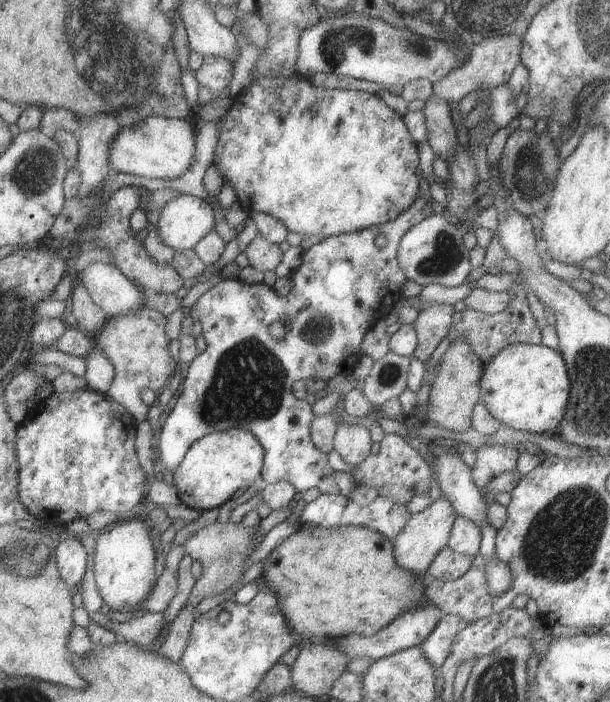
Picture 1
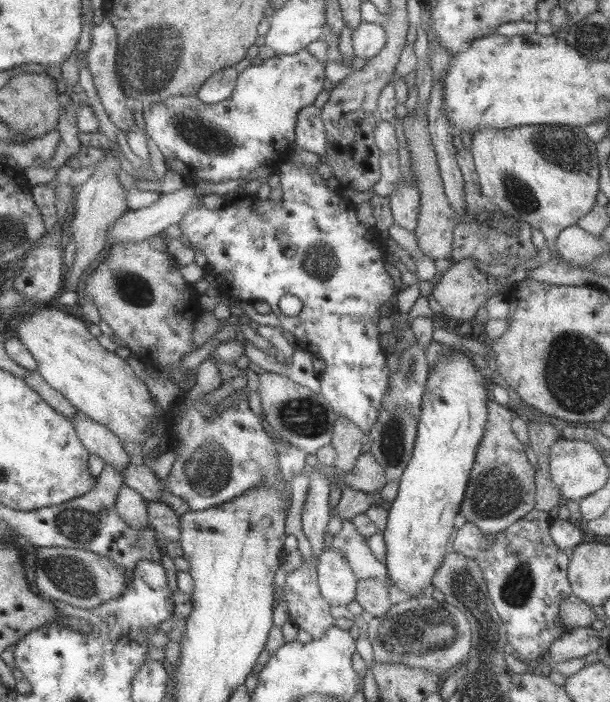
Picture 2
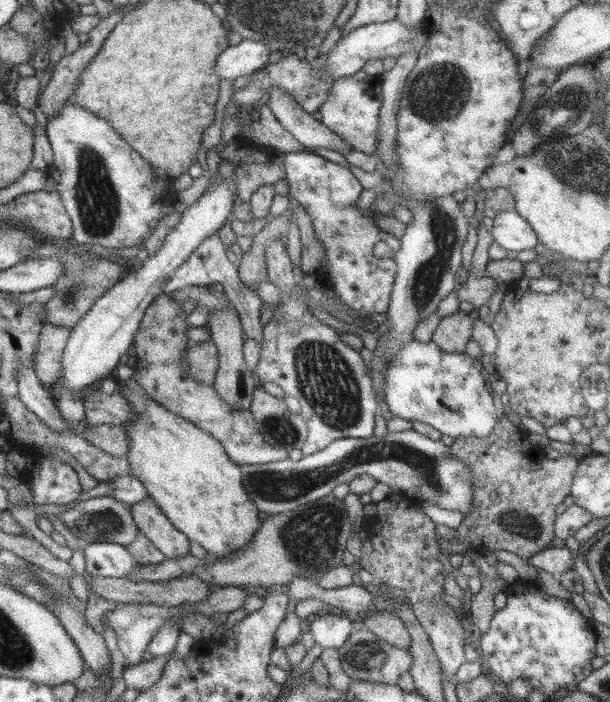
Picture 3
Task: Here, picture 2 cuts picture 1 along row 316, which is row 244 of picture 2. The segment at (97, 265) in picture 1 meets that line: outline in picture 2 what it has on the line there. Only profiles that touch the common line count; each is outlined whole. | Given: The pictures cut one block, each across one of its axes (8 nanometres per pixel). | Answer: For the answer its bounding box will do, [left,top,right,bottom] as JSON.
[106,185,206,247]

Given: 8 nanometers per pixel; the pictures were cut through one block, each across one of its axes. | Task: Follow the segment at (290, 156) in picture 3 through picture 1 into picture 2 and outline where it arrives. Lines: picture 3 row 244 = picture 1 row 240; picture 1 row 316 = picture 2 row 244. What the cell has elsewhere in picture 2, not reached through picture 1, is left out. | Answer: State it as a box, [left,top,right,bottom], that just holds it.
[176,157,395,434]

